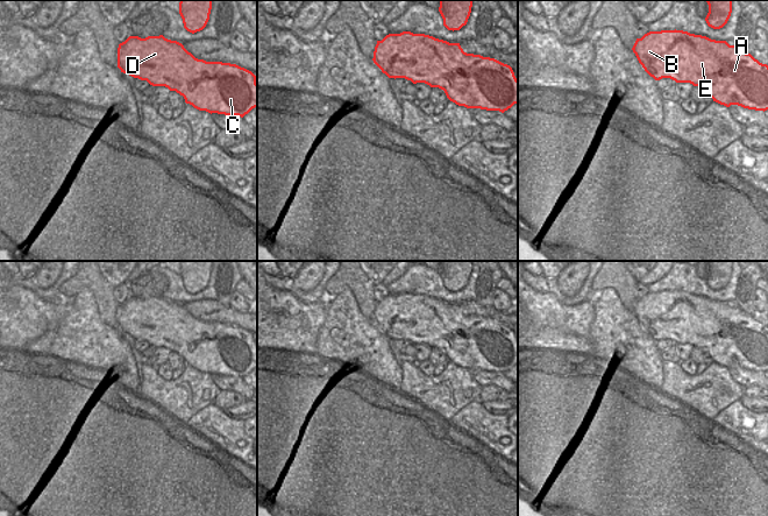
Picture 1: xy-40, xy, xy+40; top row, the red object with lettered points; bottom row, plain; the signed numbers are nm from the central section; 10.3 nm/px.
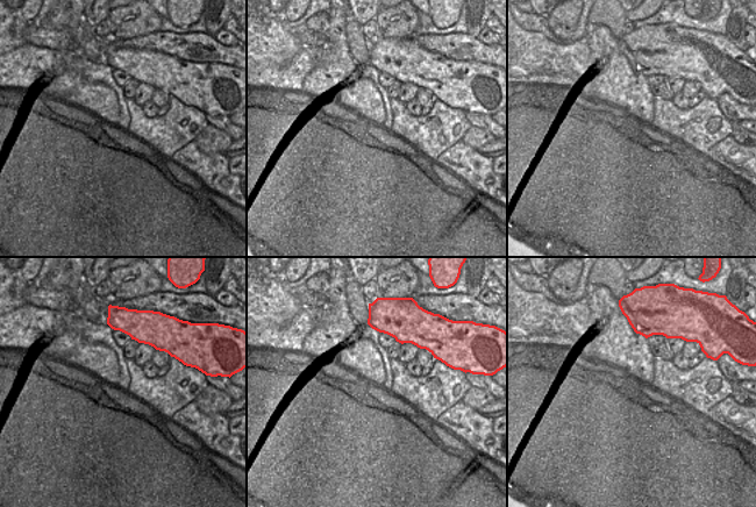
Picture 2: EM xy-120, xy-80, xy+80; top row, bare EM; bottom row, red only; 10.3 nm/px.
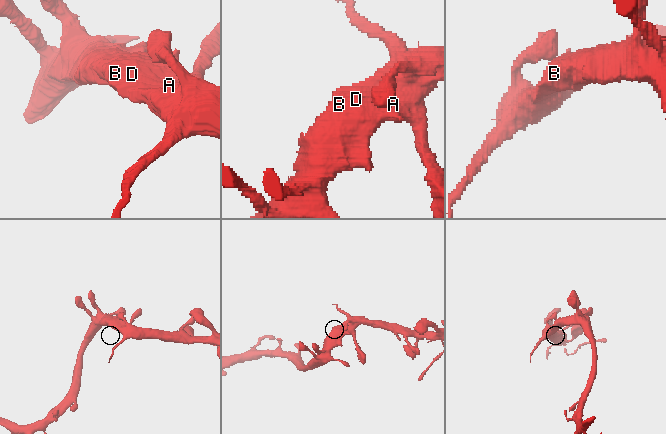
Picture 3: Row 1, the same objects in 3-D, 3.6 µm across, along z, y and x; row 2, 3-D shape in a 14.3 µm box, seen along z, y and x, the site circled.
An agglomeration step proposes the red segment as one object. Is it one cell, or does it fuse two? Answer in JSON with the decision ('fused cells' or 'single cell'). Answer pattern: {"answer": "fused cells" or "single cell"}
{"answer": "single cell"}

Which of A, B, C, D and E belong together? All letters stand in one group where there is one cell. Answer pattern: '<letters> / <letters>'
A B C D E

